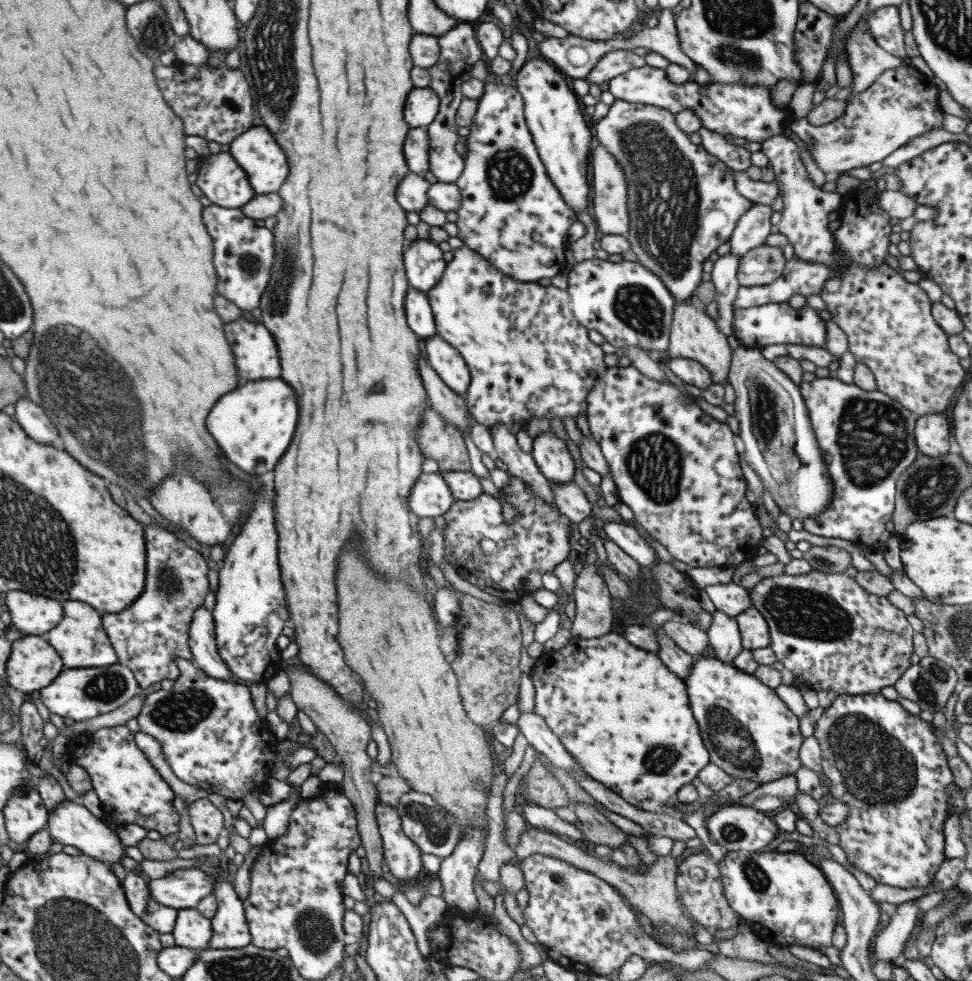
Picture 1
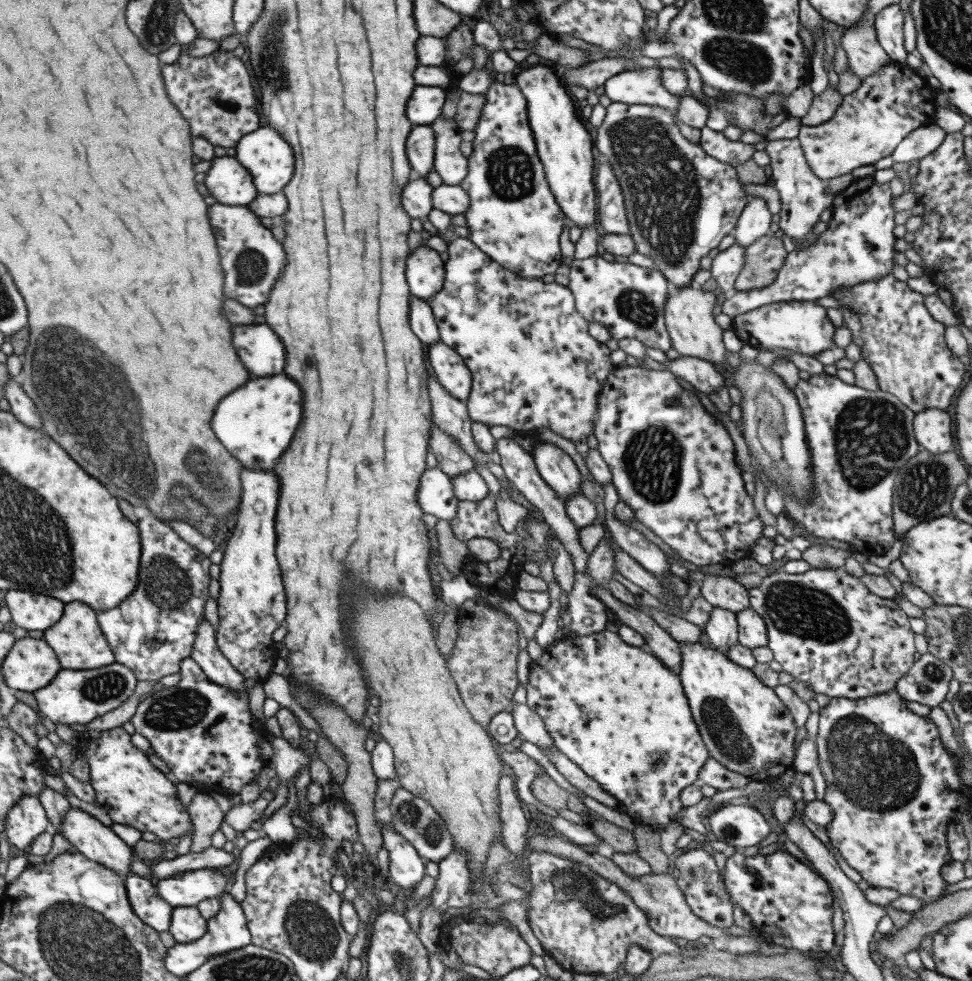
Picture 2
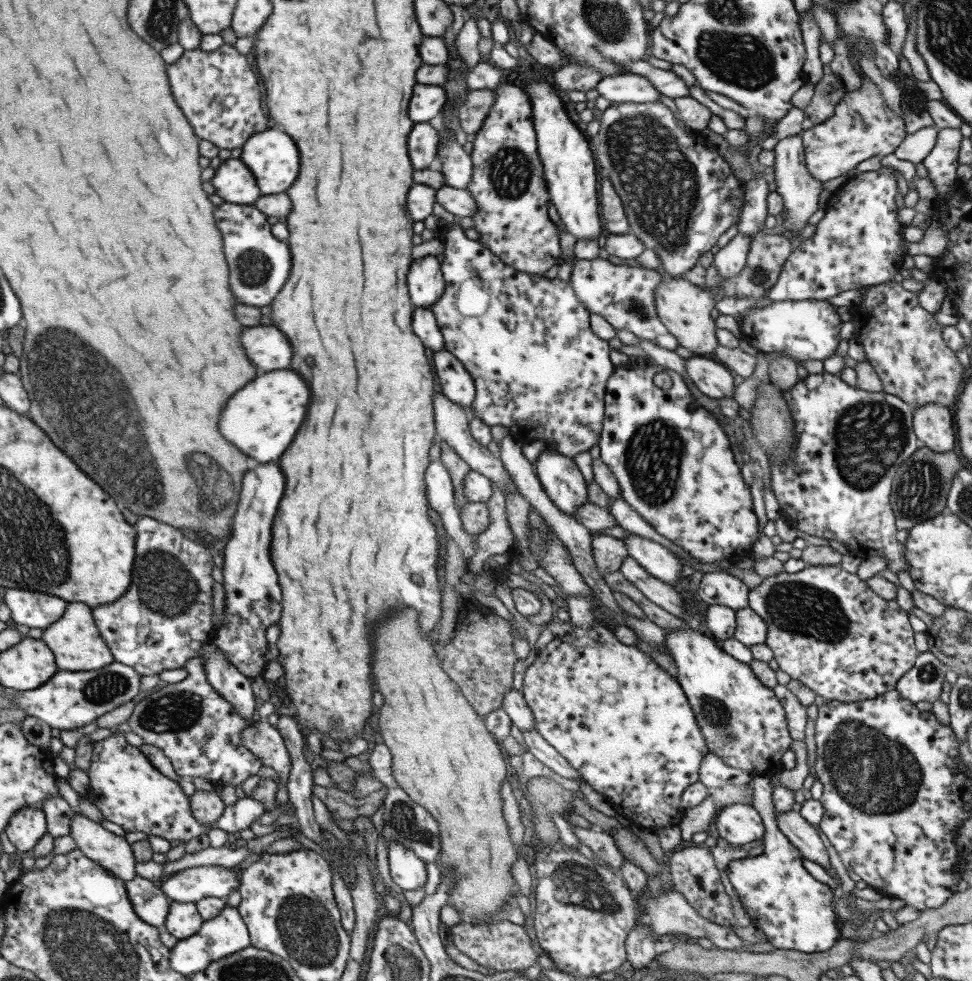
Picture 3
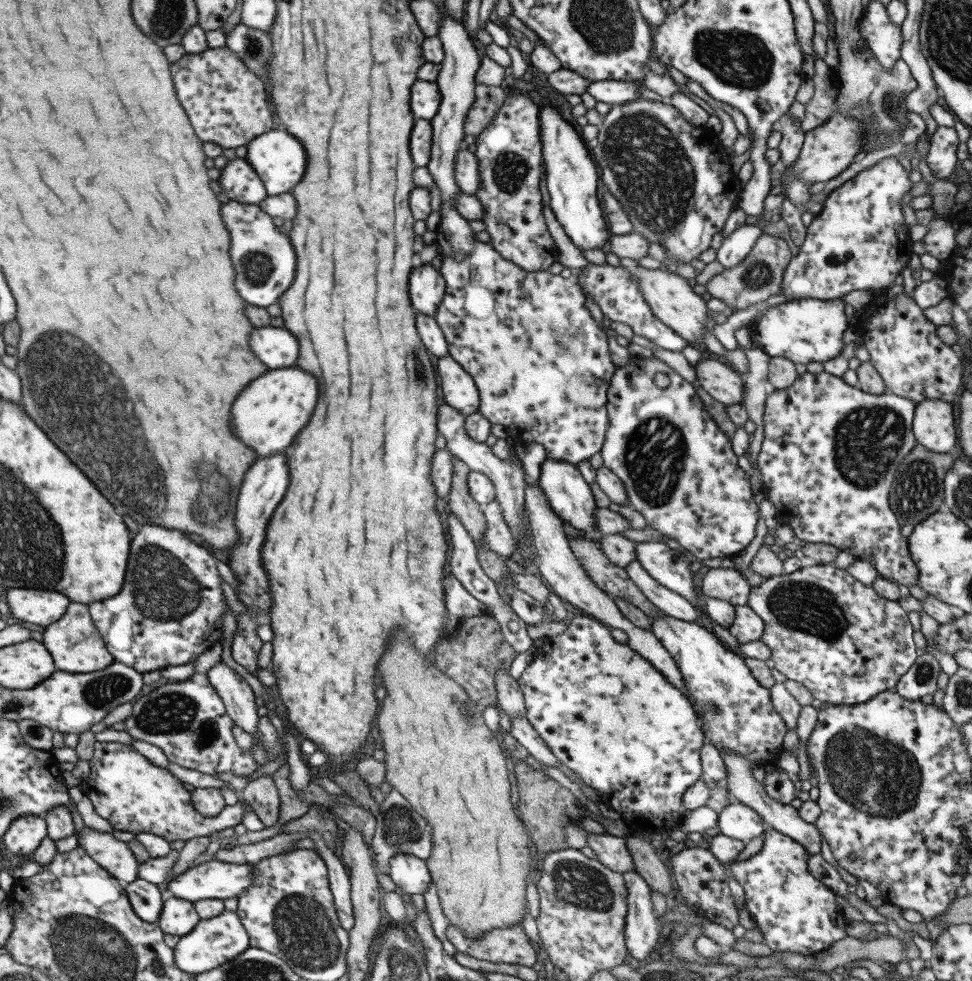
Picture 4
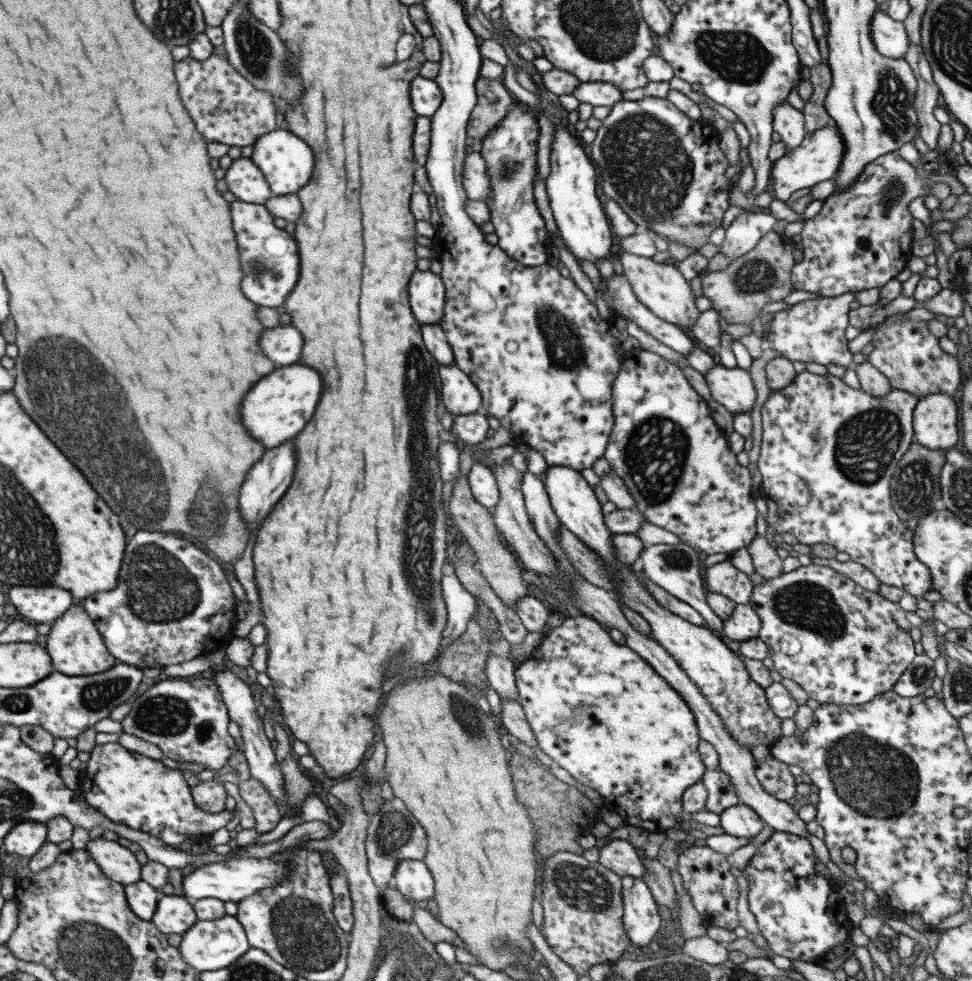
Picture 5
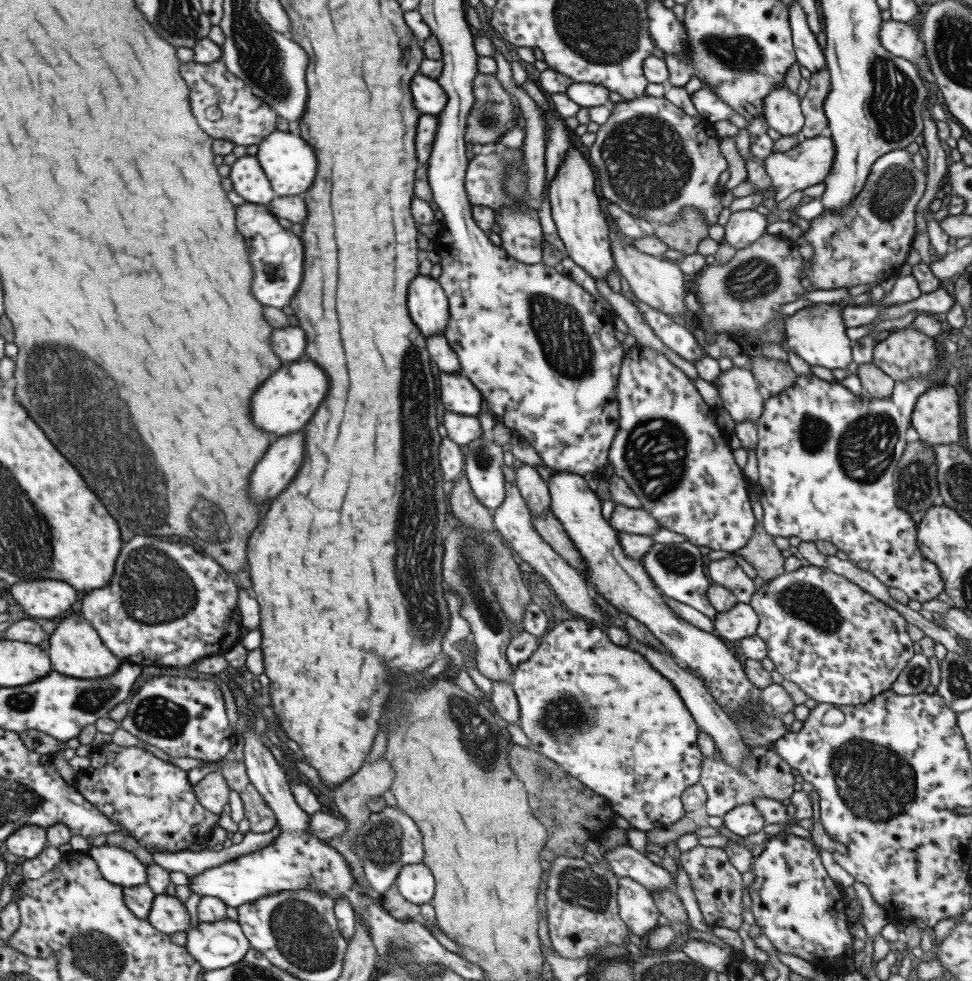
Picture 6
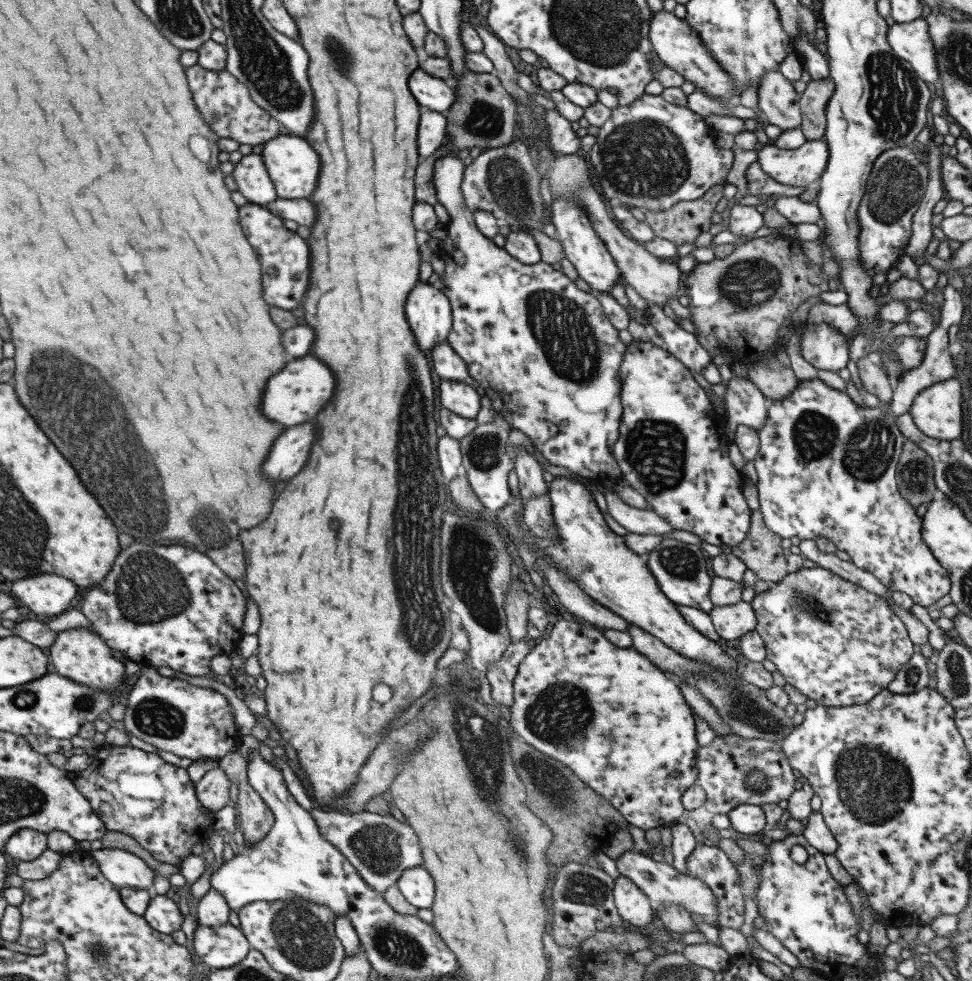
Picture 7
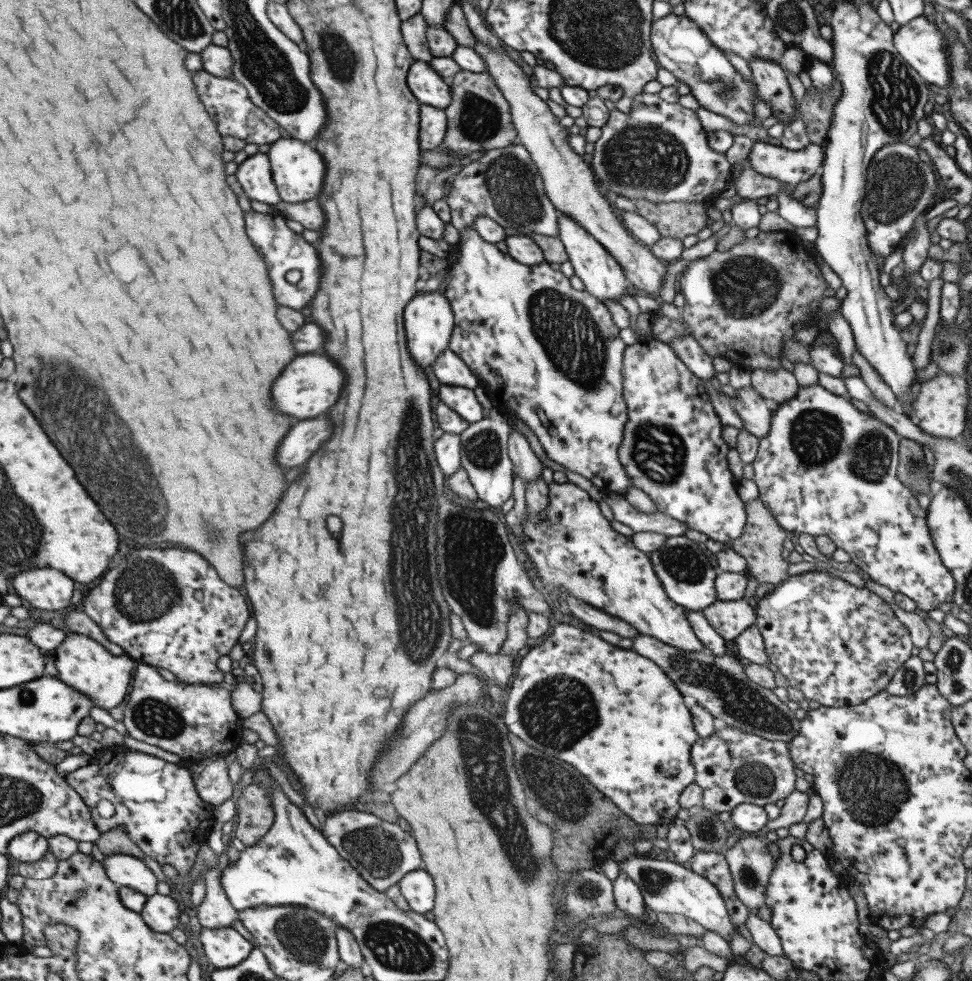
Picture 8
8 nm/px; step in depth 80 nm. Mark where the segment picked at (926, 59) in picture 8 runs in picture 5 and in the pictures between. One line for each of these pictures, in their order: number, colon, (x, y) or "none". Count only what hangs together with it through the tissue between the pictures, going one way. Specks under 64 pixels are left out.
5: (888, 36)
6: (903, 40)
7: (910, 41)

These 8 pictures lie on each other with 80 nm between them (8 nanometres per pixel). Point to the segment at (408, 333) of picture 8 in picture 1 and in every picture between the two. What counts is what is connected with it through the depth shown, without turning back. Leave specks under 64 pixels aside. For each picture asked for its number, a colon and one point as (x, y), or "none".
1: (423, 263)
2: (423, 270)
3: (424, 280)
4: (425, 285)
5: (425, 290)
6: (427, 305)
7: (428, 313)

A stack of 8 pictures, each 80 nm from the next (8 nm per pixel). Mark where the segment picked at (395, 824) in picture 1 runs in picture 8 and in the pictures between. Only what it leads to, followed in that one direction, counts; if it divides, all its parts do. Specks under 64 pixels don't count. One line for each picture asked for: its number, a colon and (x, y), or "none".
2: (406, 869)
3: (408, 872)
4: (409, 874)
5: (412, 880)
6: (414, 882)
7: (416, 885)
8: (417, 888)

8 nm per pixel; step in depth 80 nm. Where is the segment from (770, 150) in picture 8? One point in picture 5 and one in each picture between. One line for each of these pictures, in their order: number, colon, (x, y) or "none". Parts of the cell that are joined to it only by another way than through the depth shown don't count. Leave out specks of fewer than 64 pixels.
5: (817, 158)
6: (808, 162)
7: (802, 166)

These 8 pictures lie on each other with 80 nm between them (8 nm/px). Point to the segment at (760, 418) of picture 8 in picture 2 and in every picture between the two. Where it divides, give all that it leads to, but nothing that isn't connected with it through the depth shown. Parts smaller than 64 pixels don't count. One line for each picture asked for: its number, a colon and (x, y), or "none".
2: (705, 379)
3: (712, 379)
4: (721, 383)
5: (732, 388)
6: (737, 388)
7: (745, 405)

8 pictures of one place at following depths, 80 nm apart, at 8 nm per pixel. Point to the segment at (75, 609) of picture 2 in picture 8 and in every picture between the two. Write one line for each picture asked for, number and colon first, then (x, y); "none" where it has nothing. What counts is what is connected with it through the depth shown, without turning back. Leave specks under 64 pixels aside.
3: (73, 638)
4: (75, 645)
5: (75, 646)
6: (75, 649)
7: (78, 654)
8: (86, 666)

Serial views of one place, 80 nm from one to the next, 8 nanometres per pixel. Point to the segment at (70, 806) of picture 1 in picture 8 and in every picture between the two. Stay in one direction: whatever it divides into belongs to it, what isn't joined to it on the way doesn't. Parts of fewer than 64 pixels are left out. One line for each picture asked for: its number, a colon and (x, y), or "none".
2: (93, 840)
3: (111, 852)
4: (113, 856)
5: (117, 864)
6: (121, 868)
7: (120, 868)
8: (123, 870)

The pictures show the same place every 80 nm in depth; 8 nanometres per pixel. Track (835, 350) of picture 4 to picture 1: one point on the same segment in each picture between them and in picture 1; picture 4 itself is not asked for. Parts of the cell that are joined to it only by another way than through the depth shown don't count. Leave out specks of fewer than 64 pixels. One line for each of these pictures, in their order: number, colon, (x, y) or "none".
1: (775, 323)
2: (801, 326)
3: (804, 329)

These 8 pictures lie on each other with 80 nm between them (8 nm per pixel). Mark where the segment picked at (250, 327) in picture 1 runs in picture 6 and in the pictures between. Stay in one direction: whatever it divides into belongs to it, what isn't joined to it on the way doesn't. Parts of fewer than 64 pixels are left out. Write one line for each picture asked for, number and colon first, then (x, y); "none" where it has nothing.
2: (260, 351)
3: (265, 346)
4: (276, 347)
5: (281, 345)
6: (289, 343)

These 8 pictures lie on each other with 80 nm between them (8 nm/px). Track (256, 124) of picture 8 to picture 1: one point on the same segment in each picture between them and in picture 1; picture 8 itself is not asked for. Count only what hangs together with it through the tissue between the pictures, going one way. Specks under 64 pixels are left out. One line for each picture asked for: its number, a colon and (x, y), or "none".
1: (214, 103)
2: (217, 99)
3: (217, 92)
4: (225, 102)
5: (226, 108)
6: (225, 108)
7: (224, 104)

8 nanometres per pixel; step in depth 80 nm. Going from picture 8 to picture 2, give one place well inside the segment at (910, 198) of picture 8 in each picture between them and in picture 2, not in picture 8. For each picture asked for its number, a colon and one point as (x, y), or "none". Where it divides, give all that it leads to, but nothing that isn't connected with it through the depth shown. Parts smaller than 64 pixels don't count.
2: (857, 246)
3: (857, 243)
4: (858, 240)
5: (861, 238)
6: (867, 241)
7: (895, 184)

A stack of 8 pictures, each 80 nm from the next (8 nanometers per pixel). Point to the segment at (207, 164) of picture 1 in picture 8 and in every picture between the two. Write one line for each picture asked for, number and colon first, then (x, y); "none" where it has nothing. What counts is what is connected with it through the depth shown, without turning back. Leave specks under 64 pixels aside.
2: (227, 181)
3: (233, 182)
4: (237, 180)
5: (242, 178)
6: (247, 179)
7: (249, 174)
8: (253, 174)

